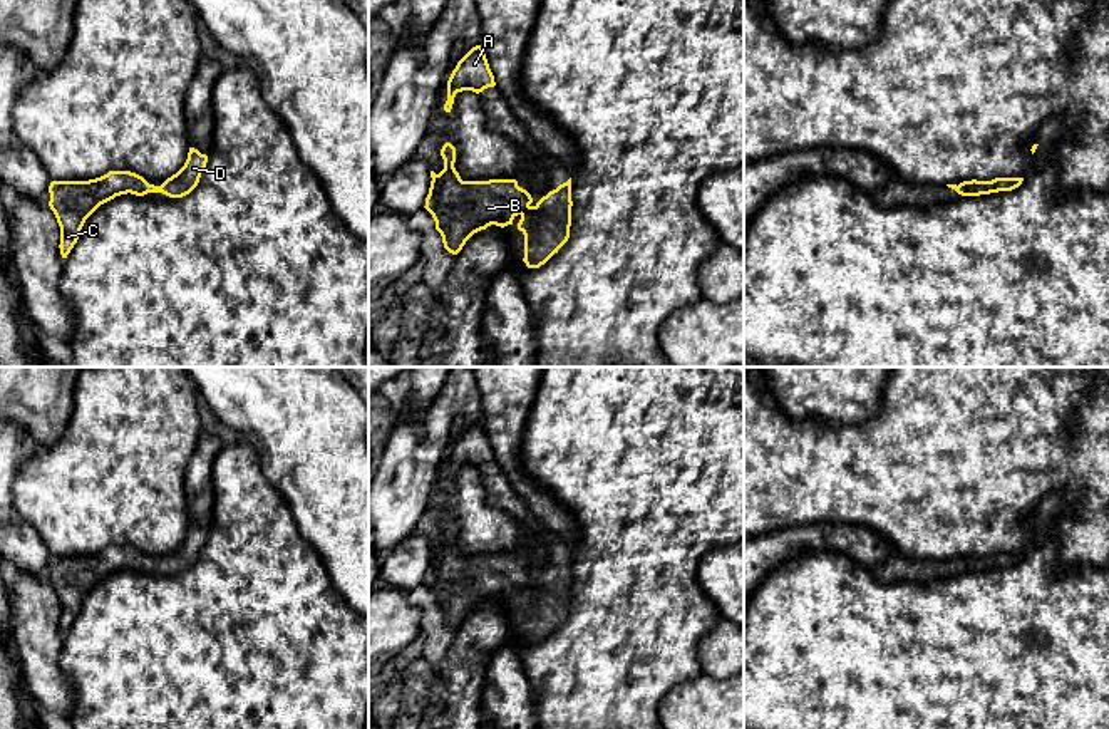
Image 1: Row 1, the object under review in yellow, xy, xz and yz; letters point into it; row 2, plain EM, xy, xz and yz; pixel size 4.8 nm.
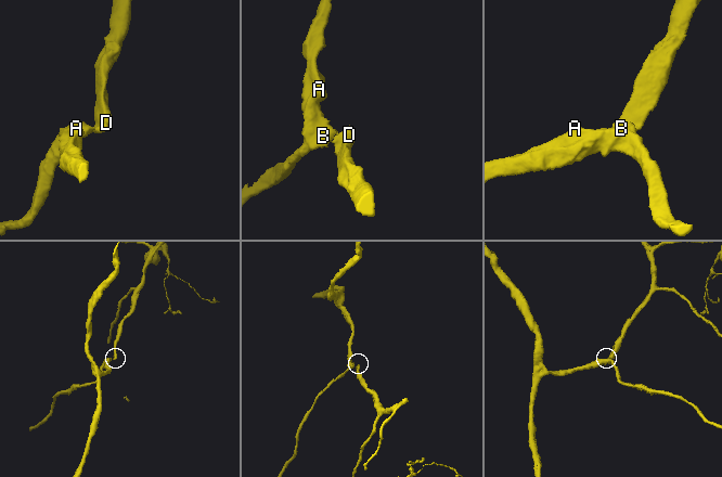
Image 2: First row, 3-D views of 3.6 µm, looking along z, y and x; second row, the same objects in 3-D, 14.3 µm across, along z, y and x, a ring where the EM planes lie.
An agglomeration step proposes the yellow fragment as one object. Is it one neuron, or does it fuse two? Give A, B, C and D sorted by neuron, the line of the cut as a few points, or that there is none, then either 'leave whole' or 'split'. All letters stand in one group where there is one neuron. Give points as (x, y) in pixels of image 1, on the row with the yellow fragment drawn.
groups A B C D; cut none; leave whole

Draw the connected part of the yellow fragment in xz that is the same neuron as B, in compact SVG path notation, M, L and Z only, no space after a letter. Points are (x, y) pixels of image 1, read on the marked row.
M451 142L442 146L441 156L444 169L439 174L431 171L432 181L424 208L432 215L449 253L457 255L474 233L491 225L501 228L513 225L518 215L521 216L518 230L524 235L523 261L528 268L539 268L568 241L573 206L571 178L533 206L531 194L519 188L516 179L462 181L454 168L456 147Z

